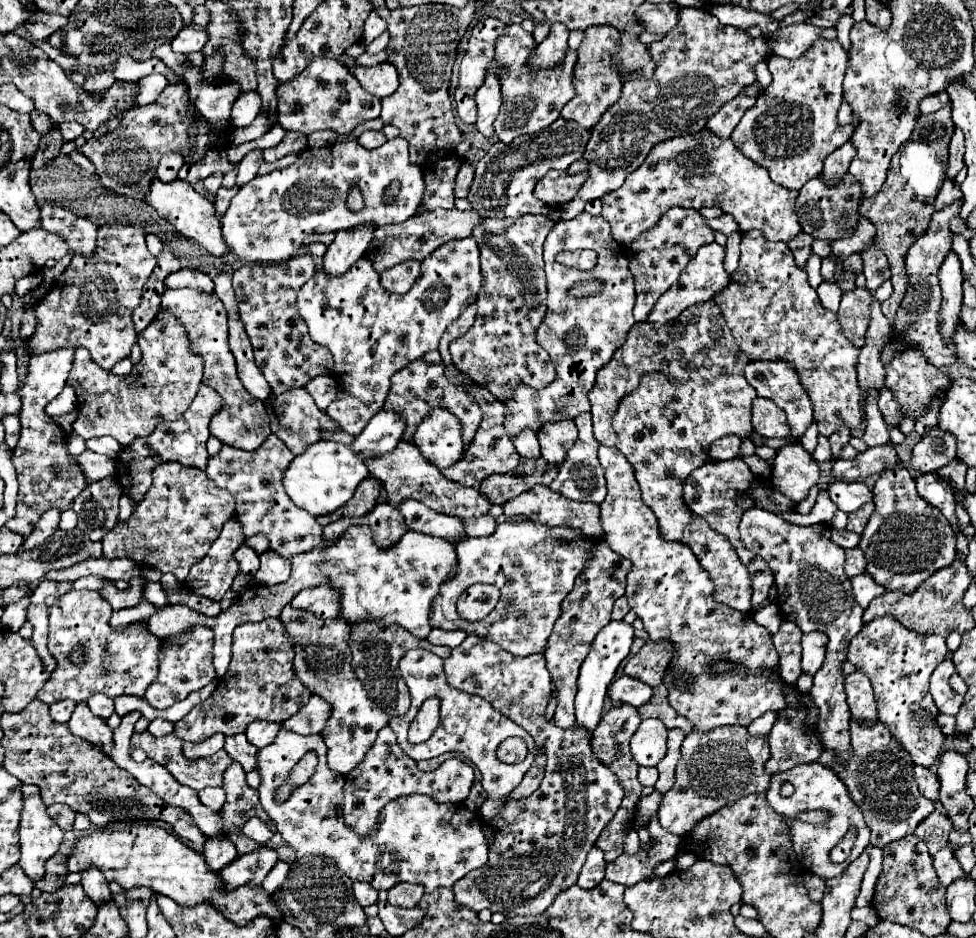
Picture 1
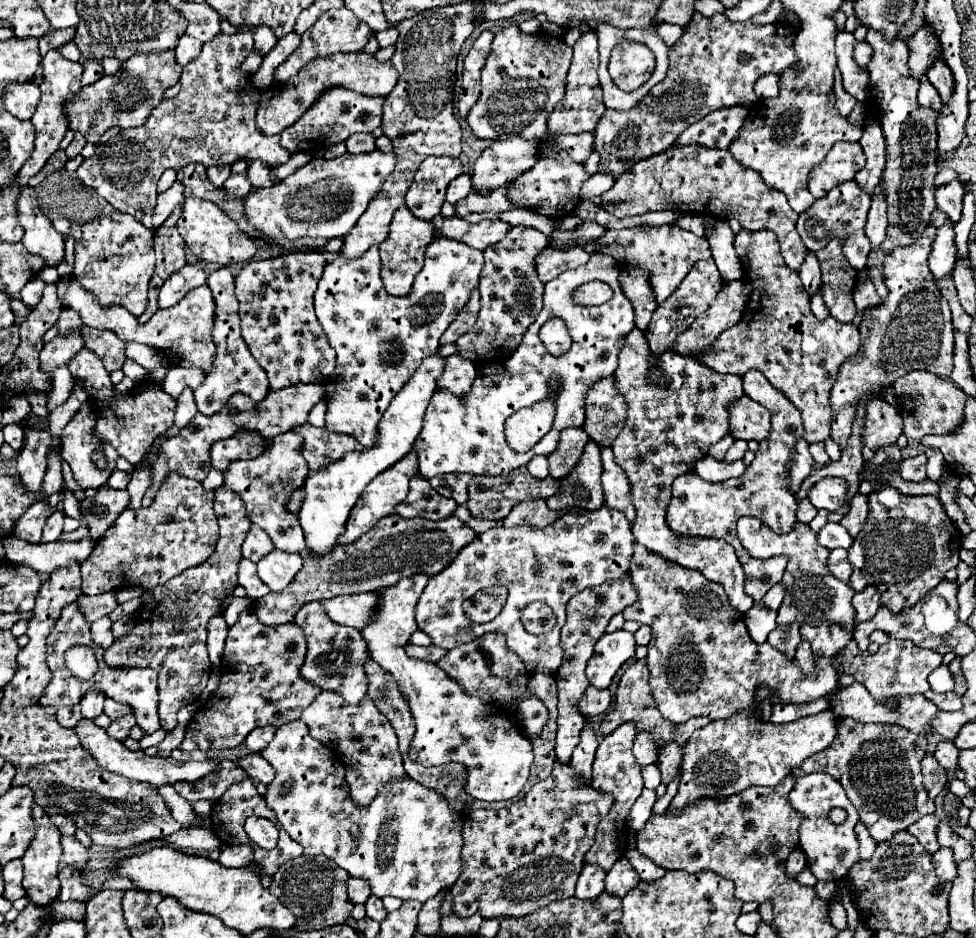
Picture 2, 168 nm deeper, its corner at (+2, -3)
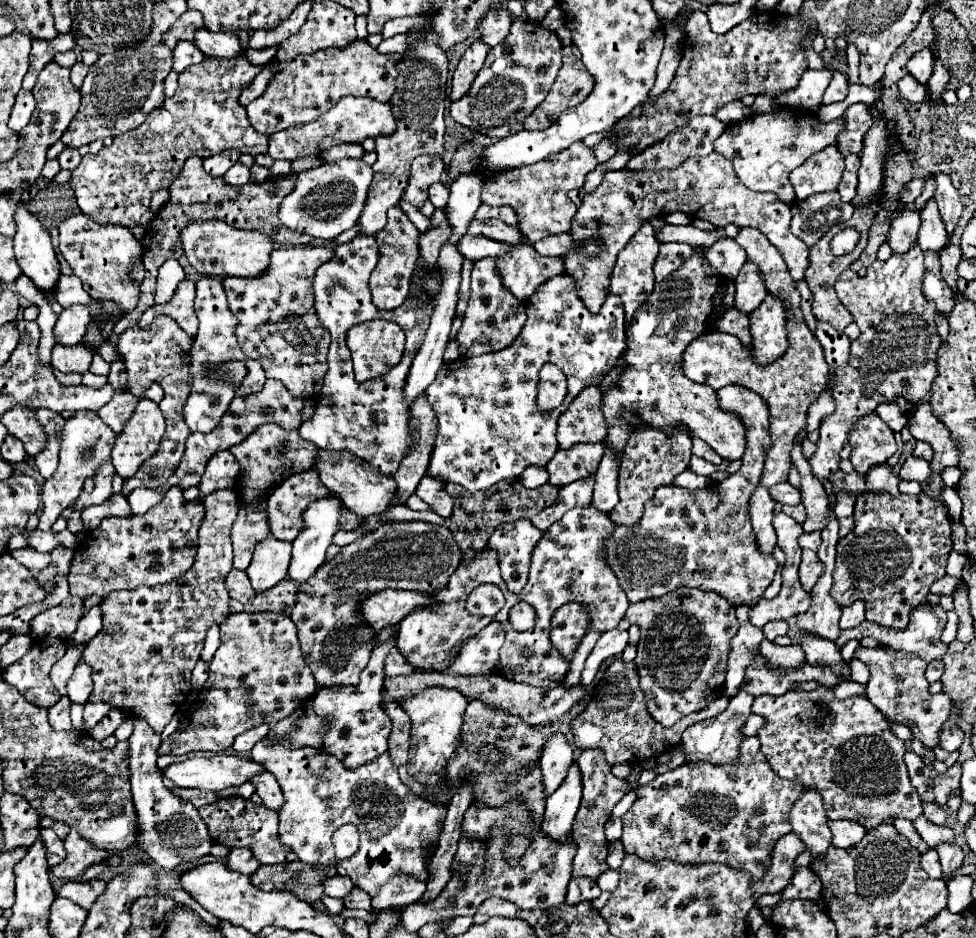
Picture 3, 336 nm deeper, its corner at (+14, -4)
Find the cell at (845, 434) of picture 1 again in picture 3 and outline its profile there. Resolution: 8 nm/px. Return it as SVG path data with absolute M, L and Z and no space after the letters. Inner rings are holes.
M912 245L908 253L892 253L888 261L876 259L864 277L846 269L836 281L836 293L860 327L860 337L850 343L848 363L834 371L834 379L828 389L834 397L836 409L832 415L822 419L818 429L818 449L810 459L812 471L818 479L826 479L838 471L838 453L846 445L848 433L860 417L872 413L880 403L894 401L896 395L904 395L908 401L920 401L932 387L940 337L934 323L936 307L922 293L922 259L922 249Z

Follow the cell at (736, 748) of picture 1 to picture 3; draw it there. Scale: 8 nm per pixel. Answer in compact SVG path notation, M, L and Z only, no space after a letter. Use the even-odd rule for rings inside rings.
M740 691L736 697L730 699L730 705L724 713L712 717L712 719L706 719L706 721L700 721L700 723L694 723L690 725L684 735L682 735L682 751L686 755L686 763L692 765L692 763L712 763L712 765L728 765L732 761L736 761L740 757L740 741L744 739L742 735L742 727L750 715L750 707L752 707L752 701L754 697L746 691Z

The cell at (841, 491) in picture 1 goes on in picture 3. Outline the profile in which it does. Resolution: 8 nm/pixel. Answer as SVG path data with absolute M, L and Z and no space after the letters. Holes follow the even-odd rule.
M788 481L778 483L778 485L772 485L772 487L770 487L770 495L772 495L776 501L784 503L784 505L798 505L798 503L802 501L800 489L792 487Z

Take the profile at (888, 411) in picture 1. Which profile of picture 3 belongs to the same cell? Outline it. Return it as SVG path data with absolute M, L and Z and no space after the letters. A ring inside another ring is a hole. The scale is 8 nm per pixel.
M868 413L848 433L852 445L850 461L858 473L868 473L870 467L884 463L896 453L896 441L892 429L876 415Z

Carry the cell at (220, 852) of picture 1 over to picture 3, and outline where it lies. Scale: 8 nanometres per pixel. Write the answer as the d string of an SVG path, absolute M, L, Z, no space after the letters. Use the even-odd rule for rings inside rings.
M244 847L230 849L230 853L226 857L226 865L228 865L228 869L244 873L244 875L252 875L260 867L260 863L254 859L252 851L244 849Z

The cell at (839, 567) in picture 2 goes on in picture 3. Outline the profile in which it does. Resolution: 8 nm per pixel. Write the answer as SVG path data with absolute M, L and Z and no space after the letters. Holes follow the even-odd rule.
M804 549L802 551L802 563L800 563L800 583L806 591L810 591L816 581L820 579L820 575L824 573L824 565L820 565L818 555L814 551Z

